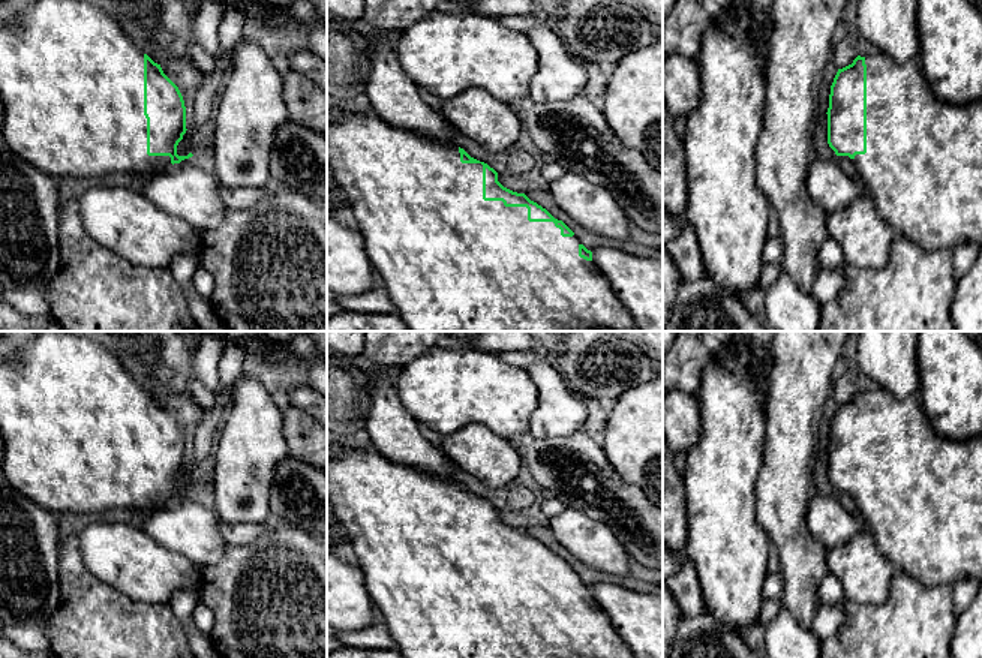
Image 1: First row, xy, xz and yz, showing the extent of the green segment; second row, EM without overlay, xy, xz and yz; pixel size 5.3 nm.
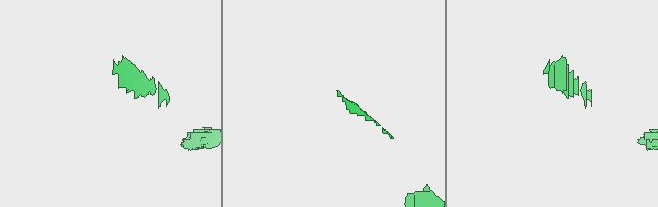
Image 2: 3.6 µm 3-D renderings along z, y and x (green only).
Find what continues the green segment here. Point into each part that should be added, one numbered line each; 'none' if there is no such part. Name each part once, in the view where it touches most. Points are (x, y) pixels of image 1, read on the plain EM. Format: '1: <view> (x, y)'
1: xz (444, 589)

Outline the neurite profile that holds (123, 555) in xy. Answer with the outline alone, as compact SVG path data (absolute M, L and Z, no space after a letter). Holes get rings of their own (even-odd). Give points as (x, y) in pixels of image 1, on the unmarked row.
M93 523L79 534L87 570L141 603L168 604L180 589L202 586L202 568L148 537L138 523Z

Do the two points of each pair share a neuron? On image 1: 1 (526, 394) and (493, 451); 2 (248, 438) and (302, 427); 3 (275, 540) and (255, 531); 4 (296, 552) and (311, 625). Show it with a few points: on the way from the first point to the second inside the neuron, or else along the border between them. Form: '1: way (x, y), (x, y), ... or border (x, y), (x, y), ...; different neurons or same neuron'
1: border (468, 424), (485, 424), (510, 439); different neurons
2: border (282, 412), (282, 435), (290, 454); different neurons
3: border (276, 523), (248, 543), (228, 546); different neurons
4: way (296, 570), (296, 607); same neuron

